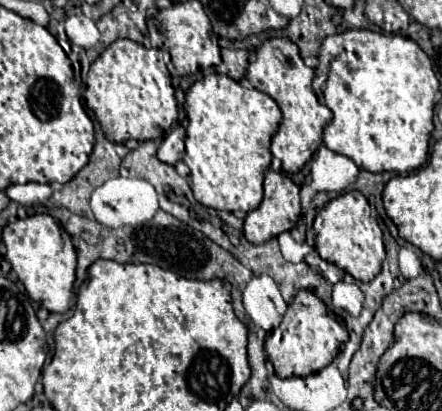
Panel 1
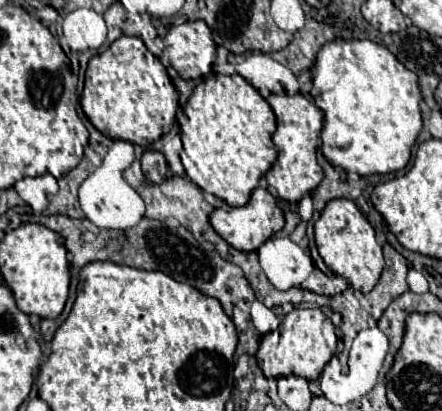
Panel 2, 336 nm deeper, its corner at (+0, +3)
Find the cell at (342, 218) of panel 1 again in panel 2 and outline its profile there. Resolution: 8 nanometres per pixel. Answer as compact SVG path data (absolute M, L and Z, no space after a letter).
M346 198L330 200L326 204L326 208L322 210L318 222L314 224L314 232L316 232L316 246L318 246L318 252L324 260L324 264L334 274L346 278L354 290L368 294L376 286L376 282L382 274L384 256L382 256L380 244L376 242L374 228L360 214L356 204Z

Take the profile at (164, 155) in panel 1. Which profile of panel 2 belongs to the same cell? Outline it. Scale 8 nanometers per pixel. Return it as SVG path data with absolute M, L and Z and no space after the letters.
M146 150L140 162L142 162L142 172L144 172L144 176L146 176L152 184L160 184L160 182L166 178L166 174L168 174L168 164L166 164L166 158L164 158L160 152Z

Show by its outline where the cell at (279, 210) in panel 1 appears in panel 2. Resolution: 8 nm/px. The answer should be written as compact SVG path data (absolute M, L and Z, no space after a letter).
M256 188L252 192L252 198L248 200L246 206L230 206L230 204L222 204L220 208L216 208L210 214L210 224L212 228L236 250L240 252L254 252L258 250L274 232L284 228L284 216L282 210L276 204L276 198L264 190L264 188Z

